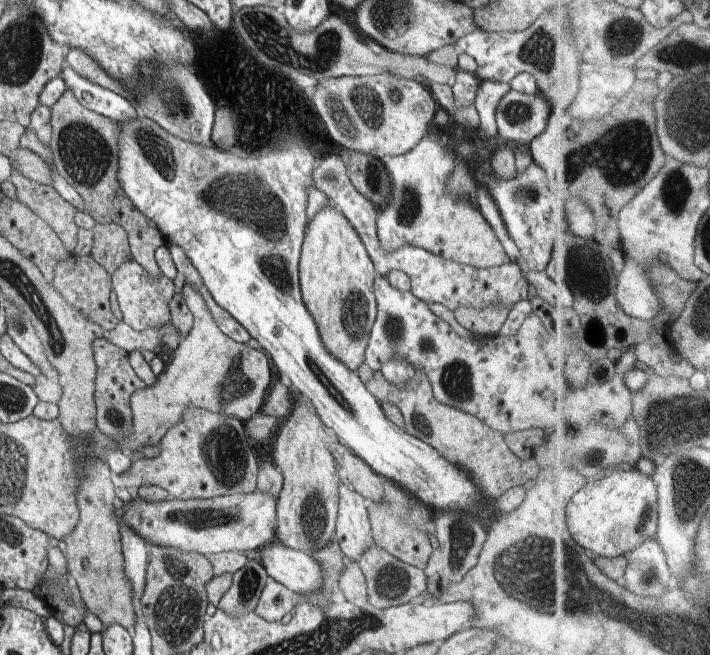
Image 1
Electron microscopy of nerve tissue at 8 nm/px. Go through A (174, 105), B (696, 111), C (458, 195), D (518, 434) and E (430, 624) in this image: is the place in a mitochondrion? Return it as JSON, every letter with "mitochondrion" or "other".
{"A":"mitochondrion","B":"mitochondrion","C":"other","D":"other","E":"other"}

